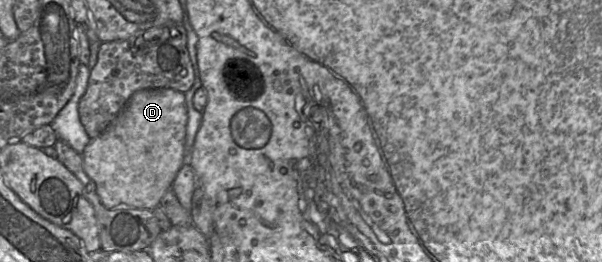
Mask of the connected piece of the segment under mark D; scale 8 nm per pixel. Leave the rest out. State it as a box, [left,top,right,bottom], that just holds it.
[82,88,188,210]

